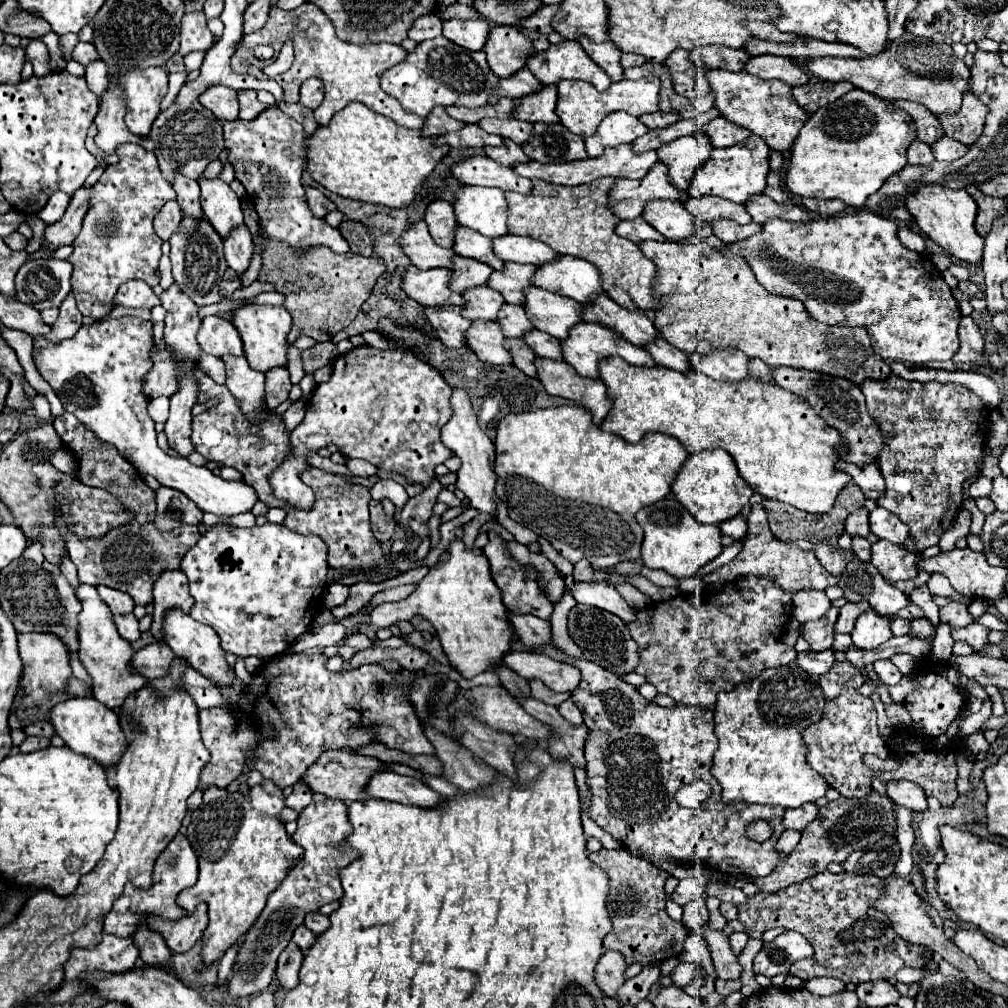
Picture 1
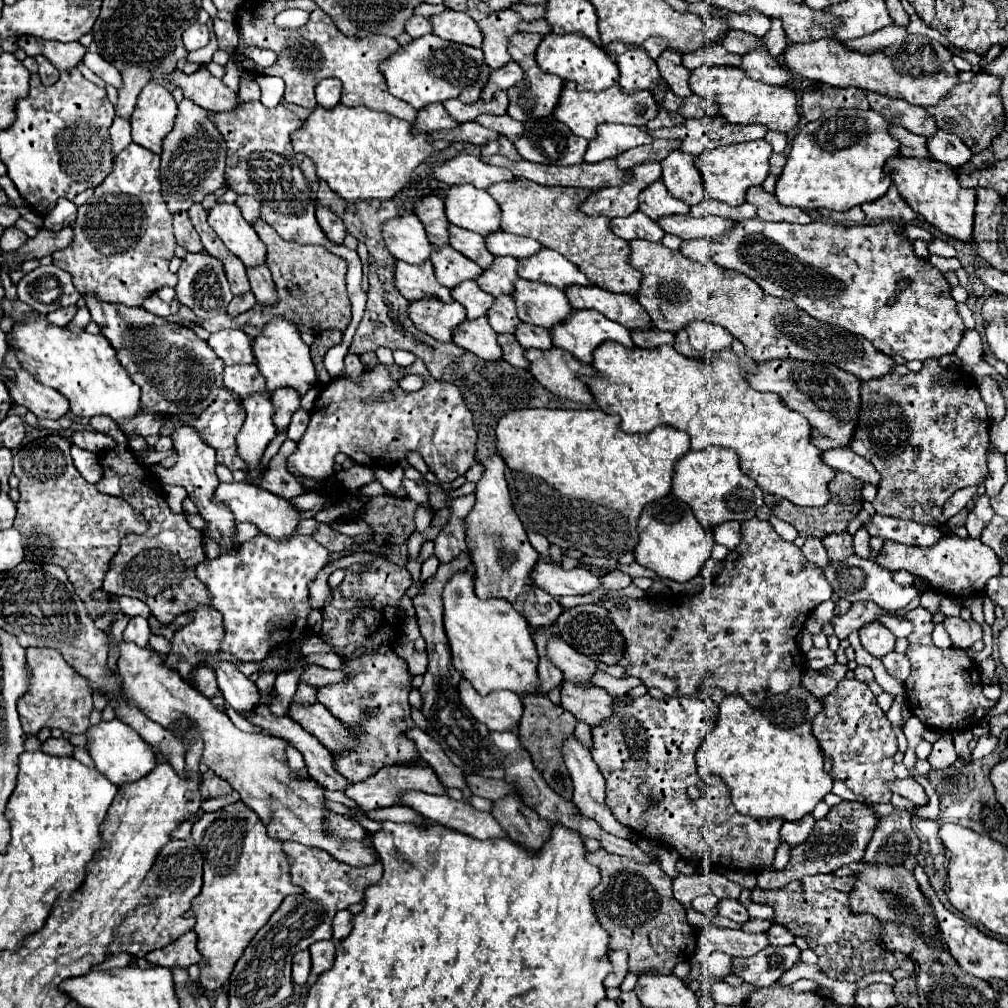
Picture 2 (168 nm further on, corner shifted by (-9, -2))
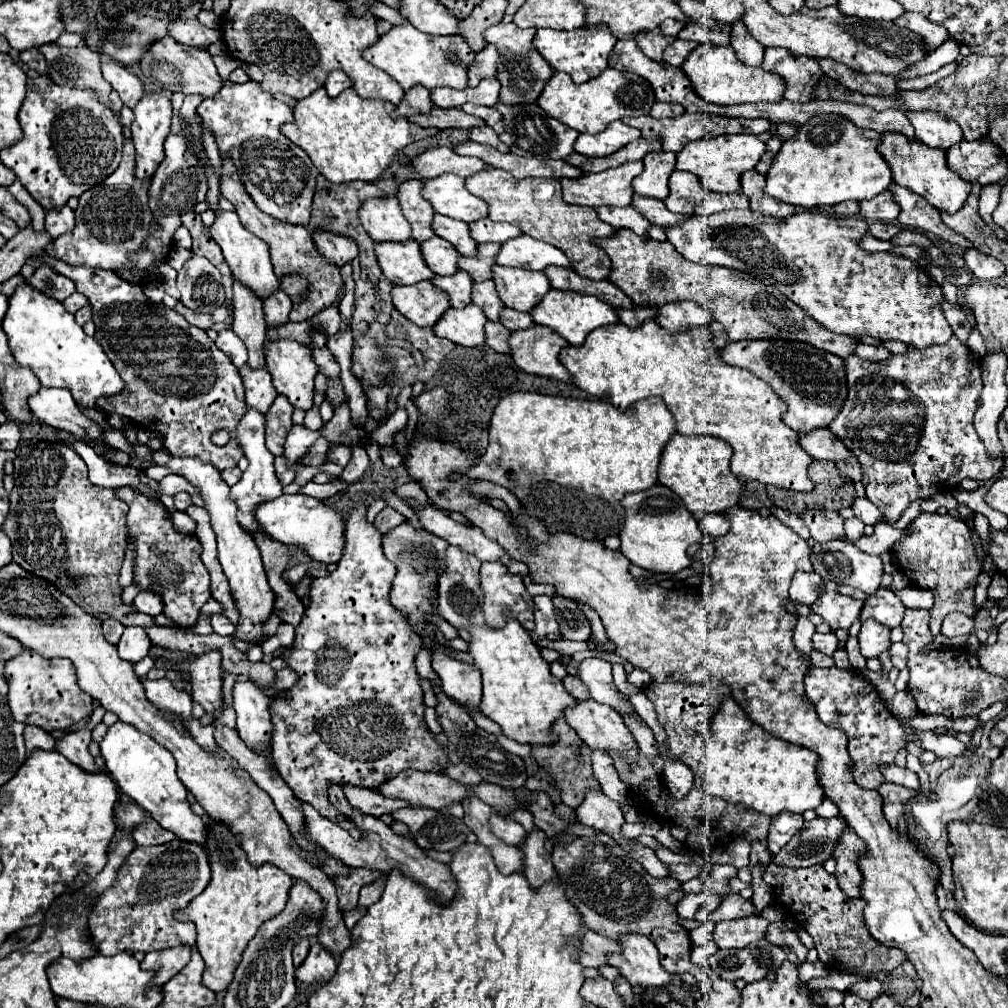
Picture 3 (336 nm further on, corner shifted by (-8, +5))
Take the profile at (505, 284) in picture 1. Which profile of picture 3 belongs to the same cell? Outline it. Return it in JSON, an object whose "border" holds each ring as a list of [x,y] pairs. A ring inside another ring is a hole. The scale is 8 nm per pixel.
{"border":[[[483,243],[483,245],[479,245],[477,257],[461,257],[459,259],[459,269],[465,269],[477,283],[493,279],[491,267],[495,265],[495,257],[497,257],[499,249],[501,249],[501,245],[497,245],[497,243]]]}

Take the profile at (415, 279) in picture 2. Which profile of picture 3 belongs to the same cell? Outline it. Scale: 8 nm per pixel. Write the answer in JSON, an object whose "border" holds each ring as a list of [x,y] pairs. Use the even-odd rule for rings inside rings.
{"border":[[[413,239],[405,243],[375,243],[375,253],[381,271],[395,285],[415,285],[435,277],[423,259],[419,243]]]}

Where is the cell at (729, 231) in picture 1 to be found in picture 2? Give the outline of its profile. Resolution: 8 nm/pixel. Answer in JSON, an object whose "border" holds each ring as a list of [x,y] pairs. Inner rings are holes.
{"border":[[[672,214],[672,216],[662,216],[658,220],[660,228],[666,234],[674,234],[678,238],[690,240],[690,238],[712,238],[724,234],[734,222],[720,218],[720,216],[704,216],[704,218],[694,218],[690,214]]]}

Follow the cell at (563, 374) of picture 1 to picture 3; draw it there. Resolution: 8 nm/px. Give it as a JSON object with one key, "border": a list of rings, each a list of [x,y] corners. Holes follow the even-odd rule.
{"border":[[[535,325],[531,329],[513,331],[509,345],[511,357],[525,373],[565,383],[573,381],[571,373],[559,361],[559,349],[567,347],[569,343],[557,333],[549,331],[549,327]]]}

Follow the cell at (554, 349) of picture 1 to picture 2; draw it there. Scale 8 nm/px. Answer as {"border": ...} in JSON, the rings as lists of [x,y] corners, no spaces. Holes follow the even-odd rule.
{"border":[[[520,322],[516,326],[514,336],[516,336],[516,340],[520,342],[522,348],[540,348],[540,350],[552,348],[552,340],[550,340],[548,330],[540,328],[540,326],[532,326],[532,324]]]}

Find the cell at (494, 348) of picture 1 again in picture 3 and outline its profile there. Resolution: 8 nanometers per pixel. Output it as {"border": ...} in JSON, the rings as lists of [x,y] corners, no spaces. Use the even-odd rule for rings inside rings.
{"border":[[[473,303],[463,309],[449,309],[443,313],[439,323],[435,323],[435,335],[449,339],[463,347],[479,347],[485,343],[485,323],[487,317],[483,315],[481,307]]]}

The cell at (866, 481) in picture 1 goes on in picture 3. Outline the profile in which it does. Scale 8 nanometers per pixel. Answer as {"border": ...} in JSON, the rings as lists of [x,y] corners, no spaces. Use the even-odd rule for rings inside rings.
{"border":[[[817,429],[813,433],[799,435],[799,443],[813,459],[845,461],[853,455],[847,447],[843,447],[843,441],[829,429]]]}

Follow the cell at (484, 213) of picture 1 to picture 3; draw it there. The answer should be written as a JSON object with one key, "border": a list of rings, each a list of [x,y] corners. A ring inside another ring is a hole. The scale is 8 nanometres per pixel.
{"border":[[[453,173],[425,181],[423,197],[433,205],[437,213],[451,219],[473,223],[487,217],[487,203],[471,195],[465,187],[465,179]]]}

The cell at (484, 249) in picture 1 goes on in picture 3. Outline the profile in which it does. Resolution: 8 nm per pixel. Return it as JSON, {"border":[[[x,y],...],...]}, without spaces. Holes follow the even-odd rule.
{"border":[[[435,215],[433,231],[435,231],[435,235],[449,241],[461,255],[465,255],[465,257],[477,255],[477,243],[471,239],[467,223],[455,221],[455,219],[445,217],[445,215]]]}

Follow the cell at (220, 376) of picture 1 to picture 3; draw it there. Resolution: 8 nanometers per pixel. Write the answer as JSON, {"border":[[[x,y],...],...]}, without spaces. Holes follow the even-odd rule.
{"border":[[[247,365],[237,369],[245,383],[245,401],[249,407],[267,413],[271,403],[277,397],[275,387],[271,385],[271,373],[267,369],[251,369]]]}

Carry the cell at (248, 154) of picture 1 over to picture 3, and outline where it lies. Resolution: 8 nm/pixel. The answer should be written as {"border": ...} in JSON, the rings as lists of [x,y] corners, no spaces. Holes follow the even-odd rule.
{"border":[[[229,81],[213,99],[203,99],[197,113],[203,125],[213,133],[221,157],[231,159],[237,167],[255,205],[283,223],[305,227],[311,219],[317,167],[313,167],[307,153],[293,145],[279,129],[283,123],[291,121],[293,109],[271,93],[265,93],[259,83],[239,85]]]}

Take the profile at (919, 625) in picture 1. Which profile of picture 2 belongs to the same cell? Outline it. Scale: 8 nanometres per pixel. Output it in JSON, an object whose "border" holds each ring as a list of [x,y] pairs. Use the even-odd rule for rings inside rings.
{"border":[[[918,606],[916,610],[908,612],[906,618],[912,622],[914,630],[908,636],[908,650],[906,656],[912,662],[912,672],[906,686],[906,702],[914,716],[918,716],[926,726],[936,730],[957,731],[967,728],[980,721],[996,704],[982,694],[982,682],[978,674],[978,666],[970,656],[960,648],[936,648],[932,642],[932,612]]]}

